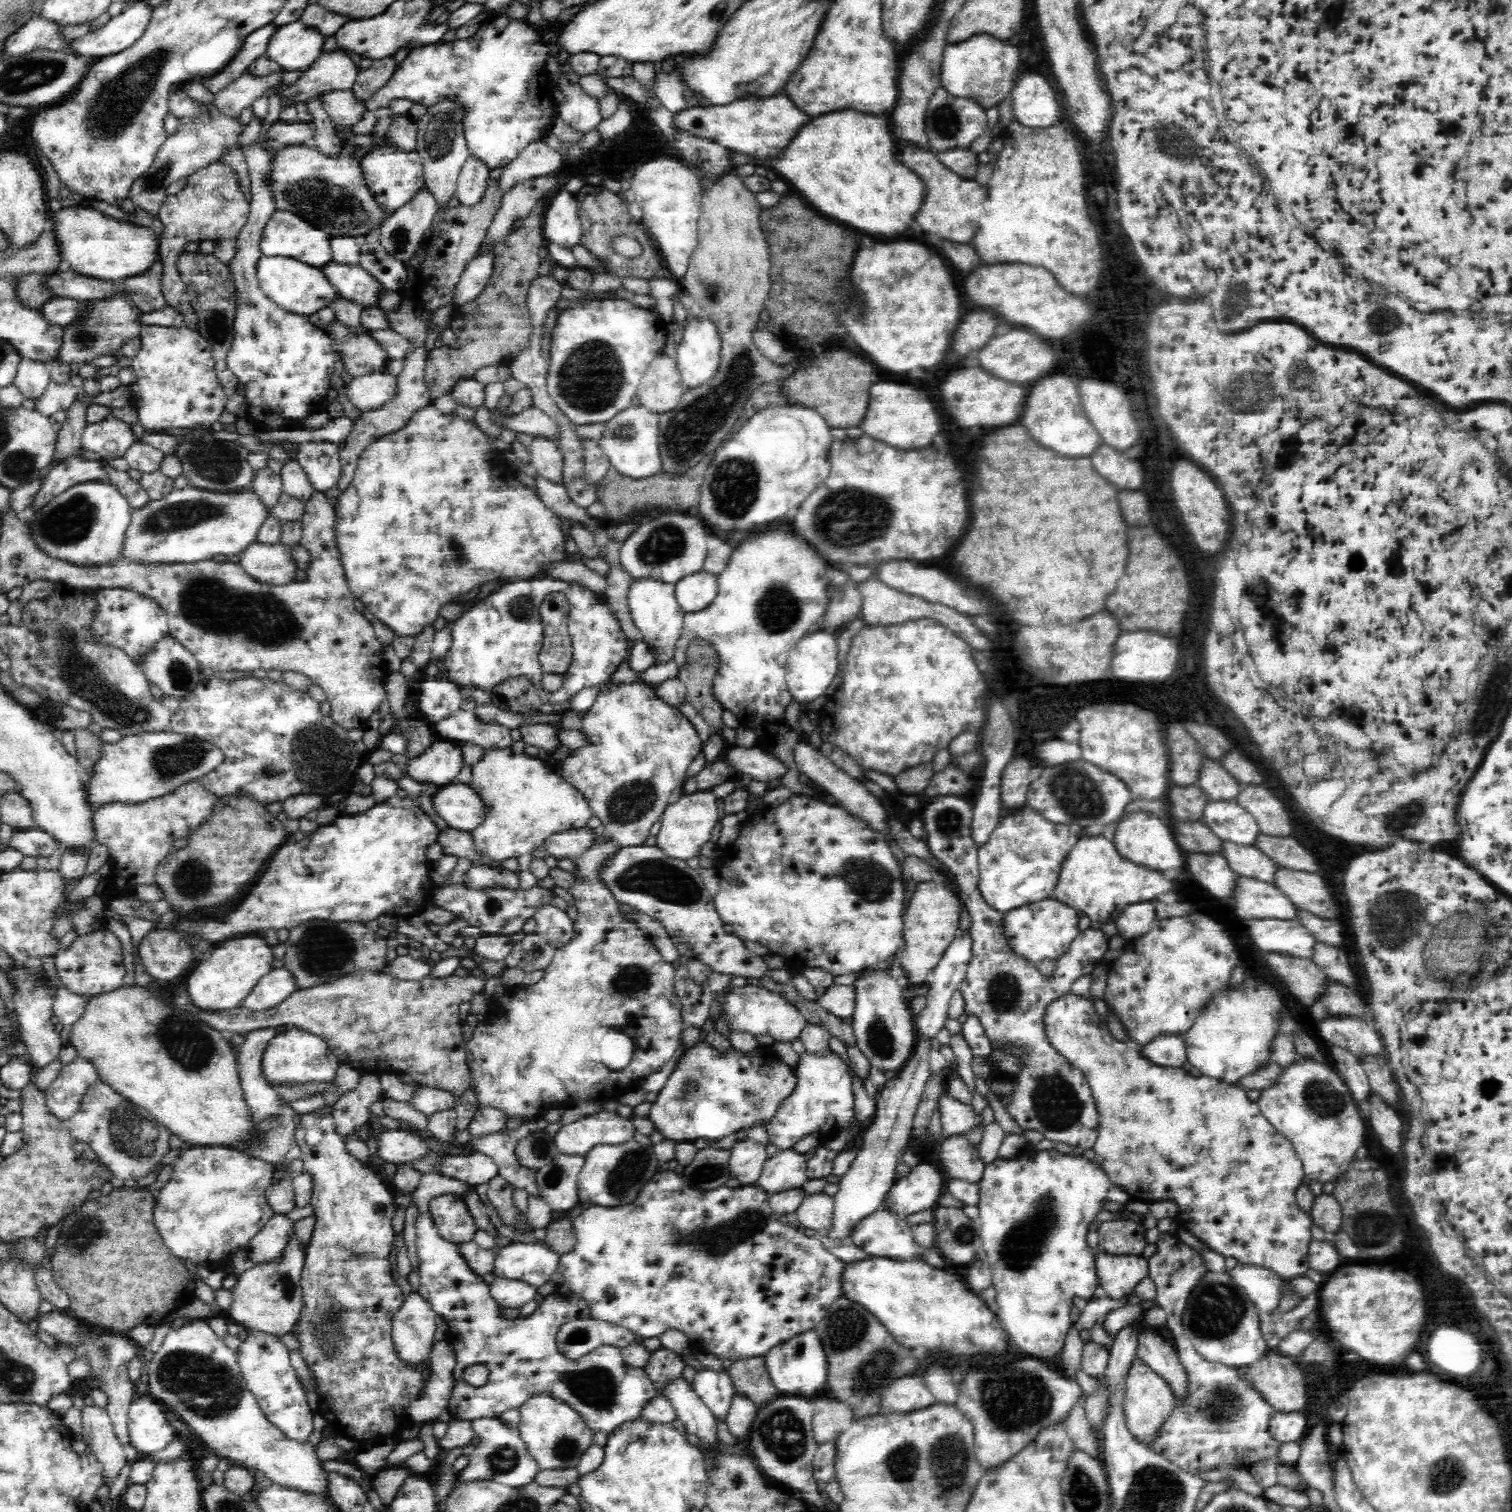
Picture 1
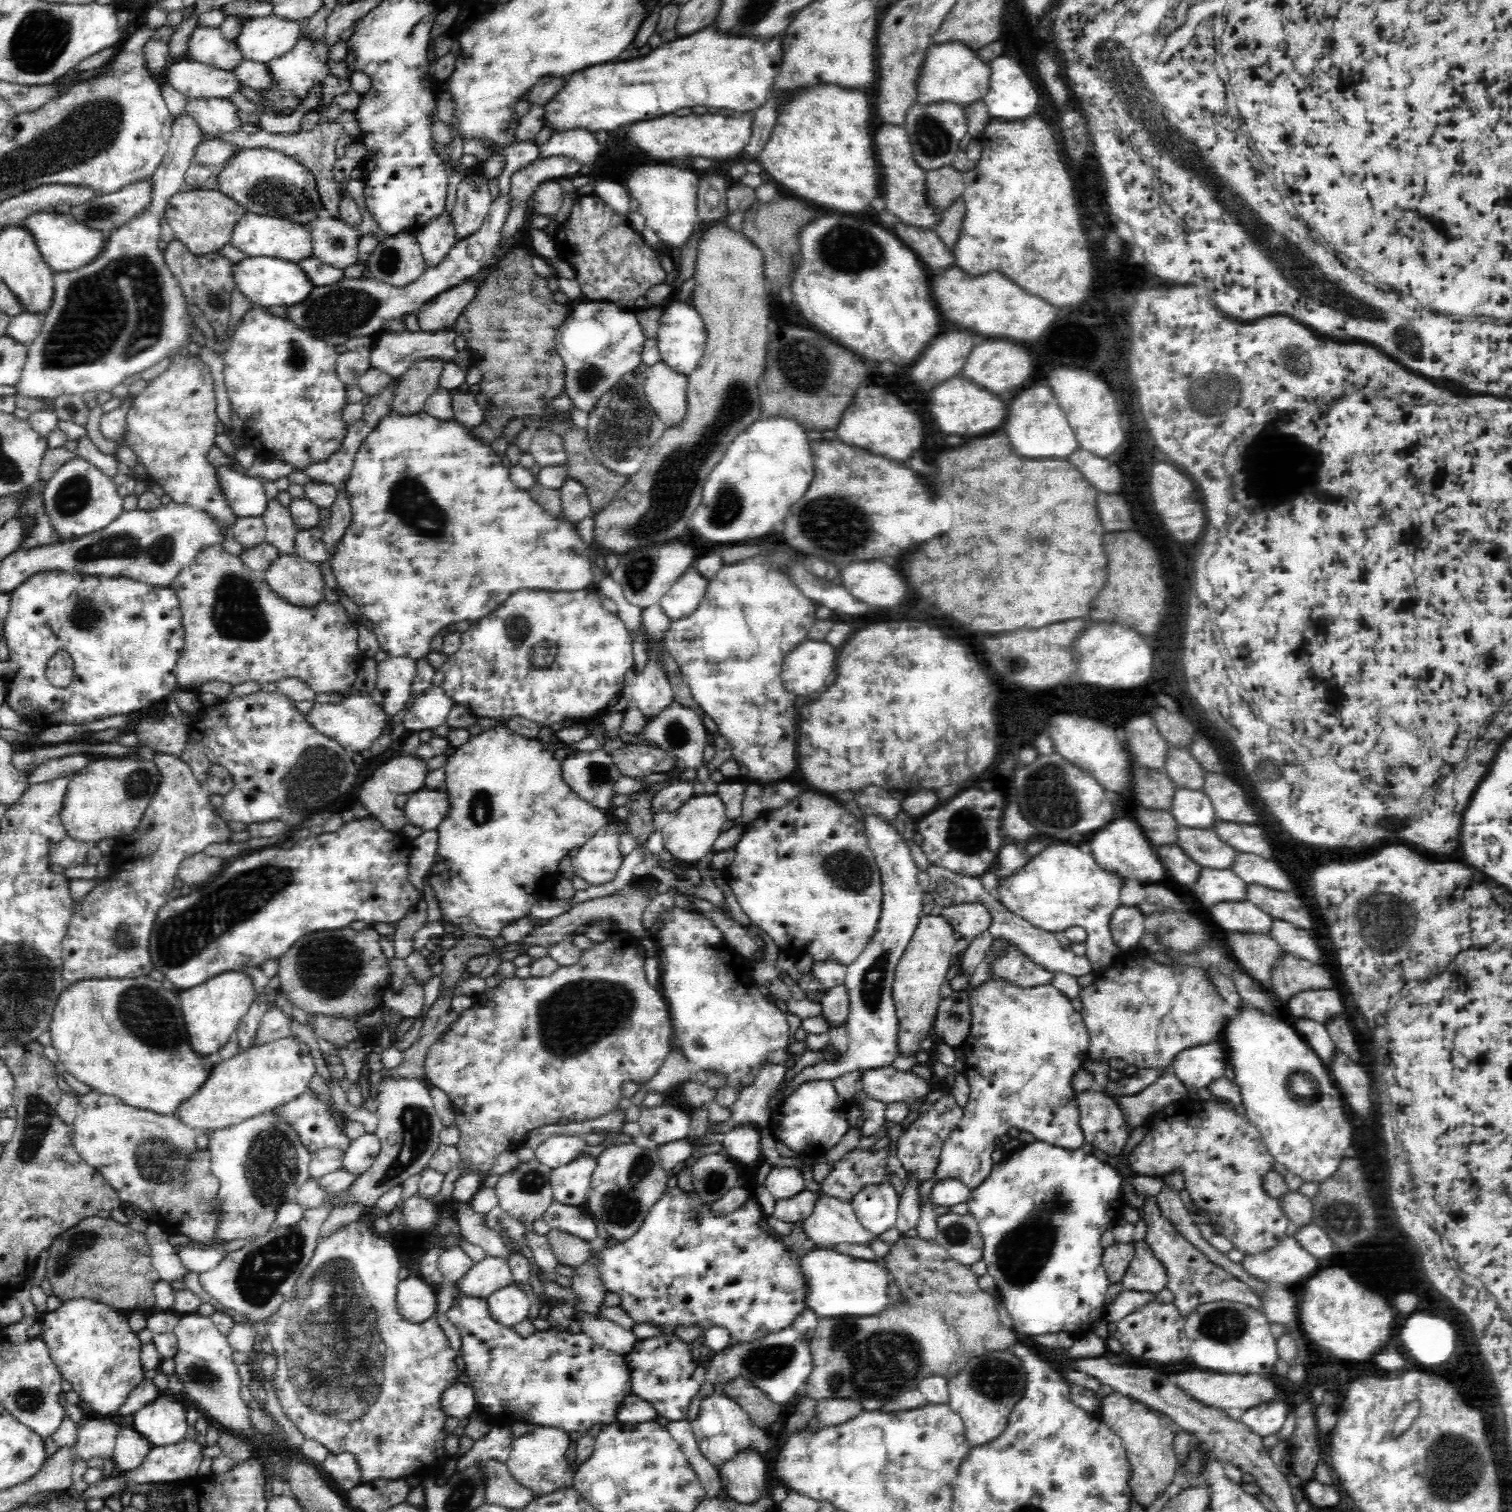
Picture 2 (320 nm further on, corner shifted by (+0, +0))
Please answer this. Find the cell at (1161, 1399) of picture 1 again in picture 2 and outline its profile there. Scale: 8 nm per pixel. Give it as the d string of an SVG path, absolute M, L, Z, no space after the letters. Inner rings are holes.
M1118 1392L1104 1397L1100 1419L1121 1438L1129 1466L1132 1467L1132 1476L1129 1476L1131 1495L1144 1510L1147 1510L1156 1499L1159 1499L1157 1496L1163 1495L1165 1488L1171 1486L1180 1468L1172 1445L1174 1436L1180 1432L1180 1427L1168 1415L1152 1411L1144 1403Z

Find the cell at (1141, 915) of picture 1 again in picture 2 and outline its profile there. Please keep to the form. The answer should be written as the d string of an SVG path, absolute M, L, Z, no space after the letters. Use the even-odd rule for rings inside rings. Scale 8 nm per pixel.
M1119 905L1112 912L1110 934L1119 949L1131 950L1138 945L1138 940L1145 930L1144 920L1145 917L1136 907Z

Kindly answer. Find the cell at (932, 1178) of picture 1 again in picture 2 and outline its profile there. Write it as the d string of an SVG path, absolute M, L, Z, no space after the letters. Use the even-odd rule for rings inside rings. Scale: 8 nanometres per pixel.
M890 1183L865 1186L851 1200L858 1223L877 1237L894 1227L899 1198Z

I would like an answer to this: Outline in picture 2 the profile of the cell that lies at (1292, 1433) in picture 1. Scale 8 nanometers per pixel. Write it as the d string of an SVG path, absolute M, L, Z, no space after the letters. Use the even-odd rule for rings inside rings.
M1283 1401L1262 1402L1258 1406L1244 1410L1240 1422L1243 1422L1254 1434L1265 1438L1282 1428L1290 1408L1290 1405Z

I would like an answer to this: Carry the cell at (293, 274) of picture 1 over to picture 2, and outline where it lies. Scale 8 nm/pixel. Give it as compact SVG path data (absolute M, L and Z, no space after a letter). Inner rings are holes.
M245 257L234 264L233 279L235 288L261 308L296 305L304 301L314 287L298 263L274 257Z

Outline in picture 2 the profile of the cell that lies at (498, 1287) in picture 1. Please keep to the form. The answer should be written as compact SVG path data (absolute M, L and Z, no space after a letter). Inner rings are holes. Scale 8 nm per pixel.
M515 1285L500 1288L486 1299L490 1316L508 1327L526 1320L531 1307L524 1291Z

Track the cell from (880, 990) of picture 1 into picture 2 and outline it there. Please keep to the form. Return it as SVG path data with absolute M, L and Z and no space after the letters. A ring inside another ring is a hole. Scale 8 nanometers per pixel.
M866 813L863 819L865 833L869 840L875 862L879 867L882 902L879 922L876 932L856 960L847 966L844 985L850 997L850 1010L847 1022L849 1045L842 1056L836 1061L815 1064L802 1069L781 1092L777 1100L777 1108L790 1096L795 1088L803 1082L818 1079L834 1079L854 1072L854 1070L868 1070L882 1068L892 1064L896 1054L896 1026L898 1019L892 1001L892 986L896 966L904 954L914 931L920 924L920 914L923 912L922 898L924 892L918 881L919 868L916 867L902 835L895 827L872 813Z

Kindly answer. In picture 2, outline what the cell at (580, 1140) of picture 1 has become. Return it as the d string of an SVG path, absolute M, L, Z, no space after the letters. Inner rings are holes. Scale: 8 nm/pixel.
M554 1135L547 1138L535 1150L535 1160L548 1168L556 1168L572 1162L580 1156L598 1156L604 1150L603 1145L590 1145L576 1136Z

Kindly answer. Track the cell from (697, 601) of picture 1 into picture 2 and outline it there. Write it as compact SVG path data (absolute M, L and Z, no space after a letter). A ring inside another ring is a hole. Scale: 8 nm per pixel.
M696 570L686 571L658 603L670 622L692 614L704 598L708 579Z

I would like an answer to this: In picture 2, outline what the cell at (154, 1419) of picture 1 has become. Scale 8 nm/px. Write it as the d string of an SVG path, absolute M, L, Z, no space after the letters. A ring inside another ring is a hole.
M159 1397L130 1416L131 1426L152 1447L178 1444L188 1428L186 1411L184 1404Z

